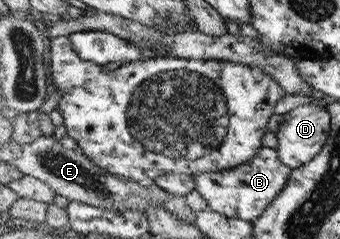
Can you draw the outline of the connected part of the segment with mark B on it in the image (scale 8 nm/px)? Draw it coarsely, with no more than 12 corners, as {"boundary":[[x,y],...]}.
{"boundary":[[277,149],[193,174],[195,190],[228,220],[252,222],[292,171]]}

